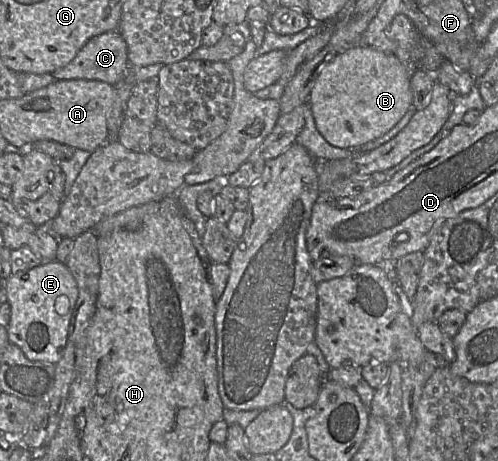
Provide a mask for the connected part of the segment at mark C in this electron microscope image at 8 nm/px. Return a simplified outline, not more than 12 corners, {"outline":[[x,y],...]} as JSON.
{"outline":[[119,30],[92,37],[57,80],[99,80],[115,87],[128,68]]}

